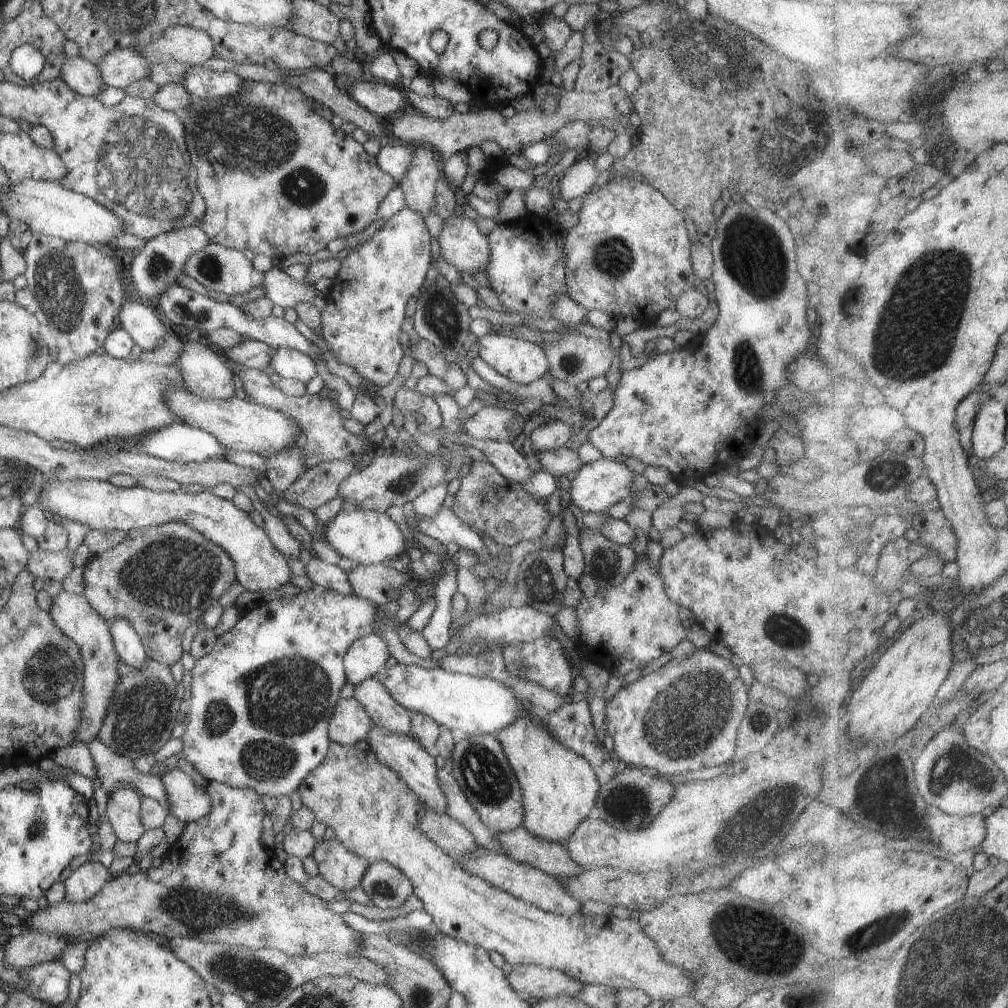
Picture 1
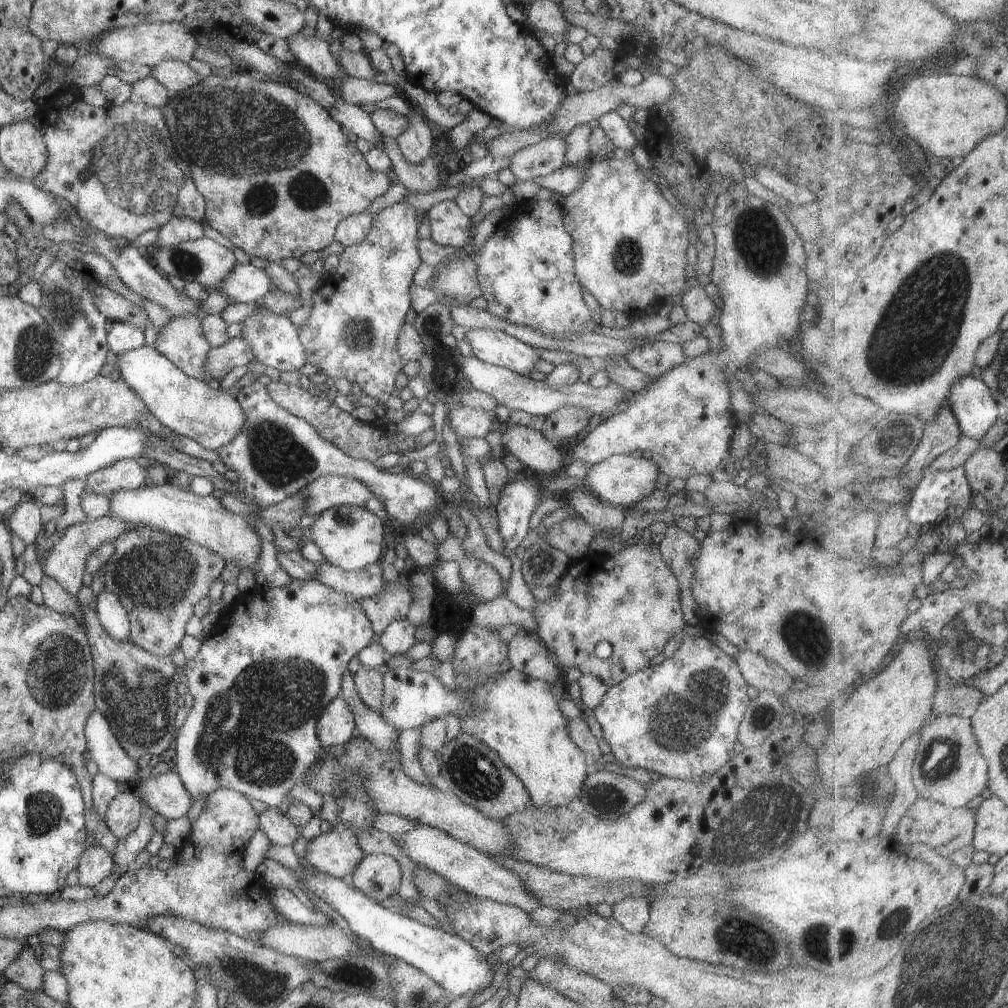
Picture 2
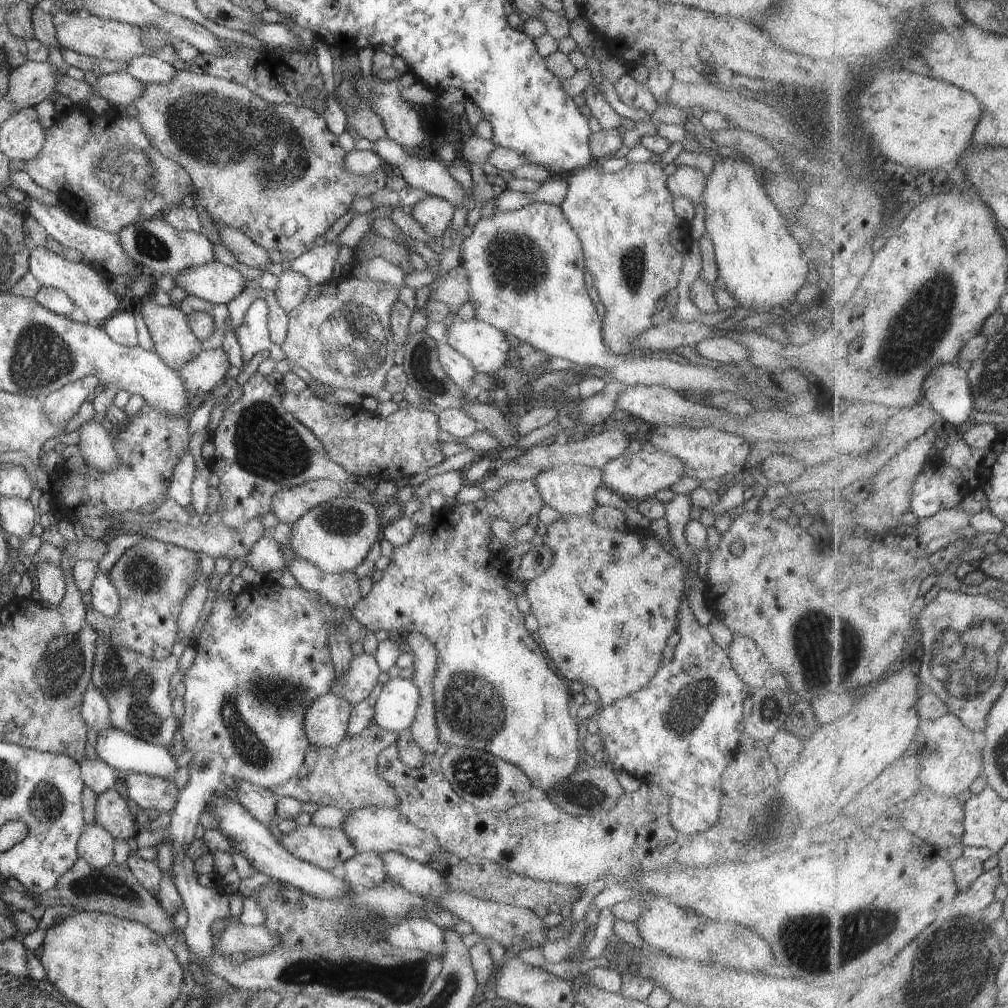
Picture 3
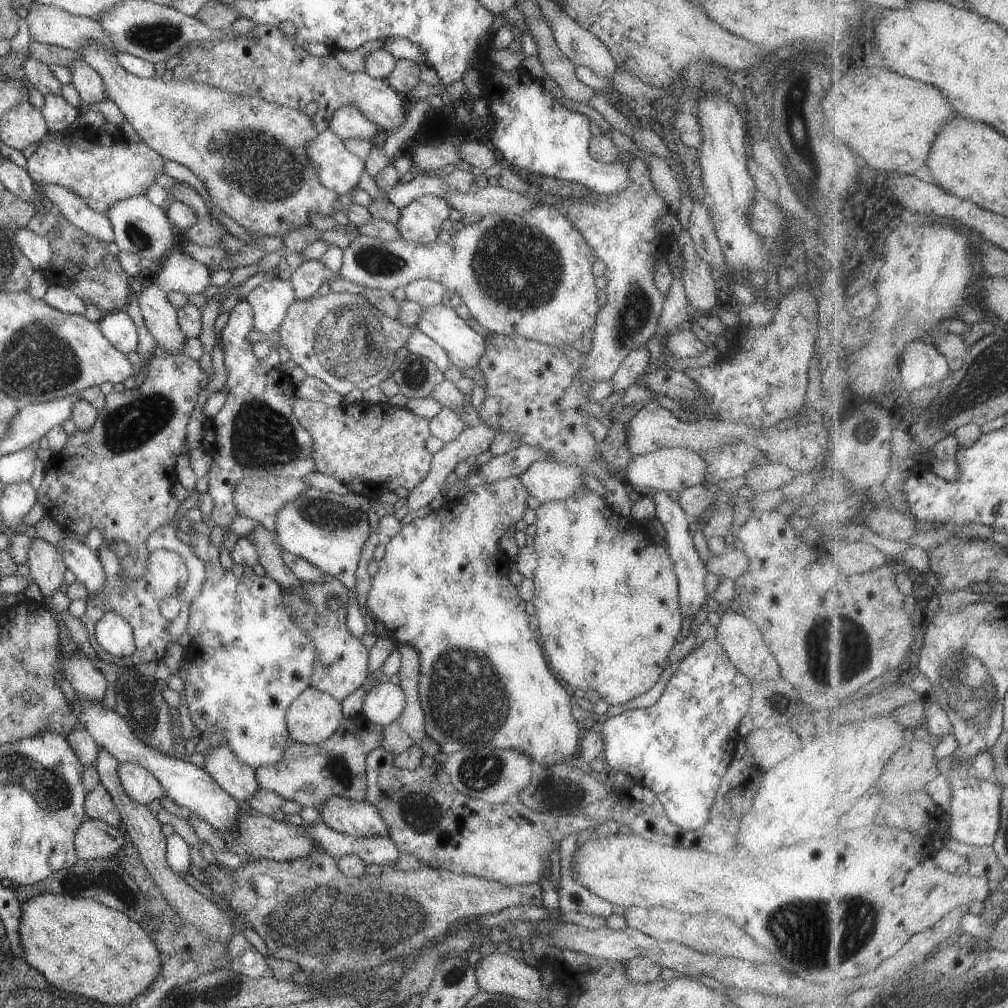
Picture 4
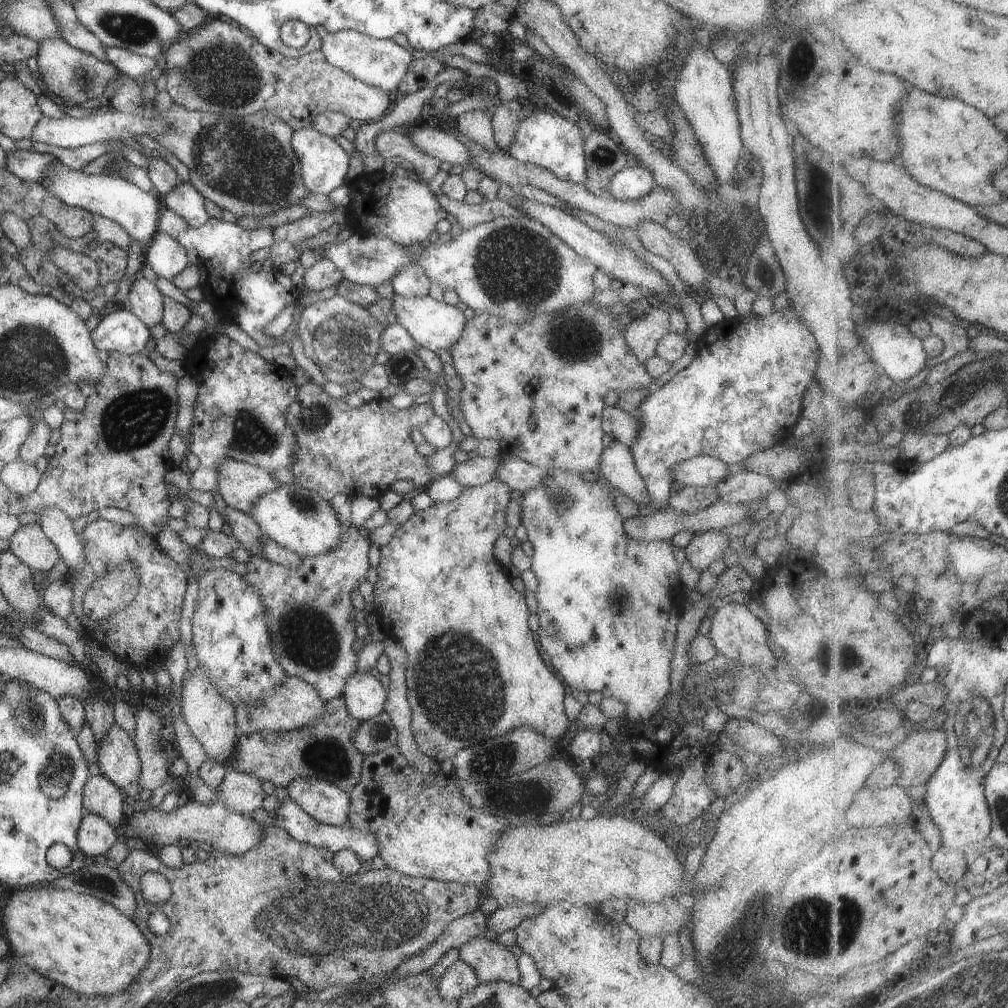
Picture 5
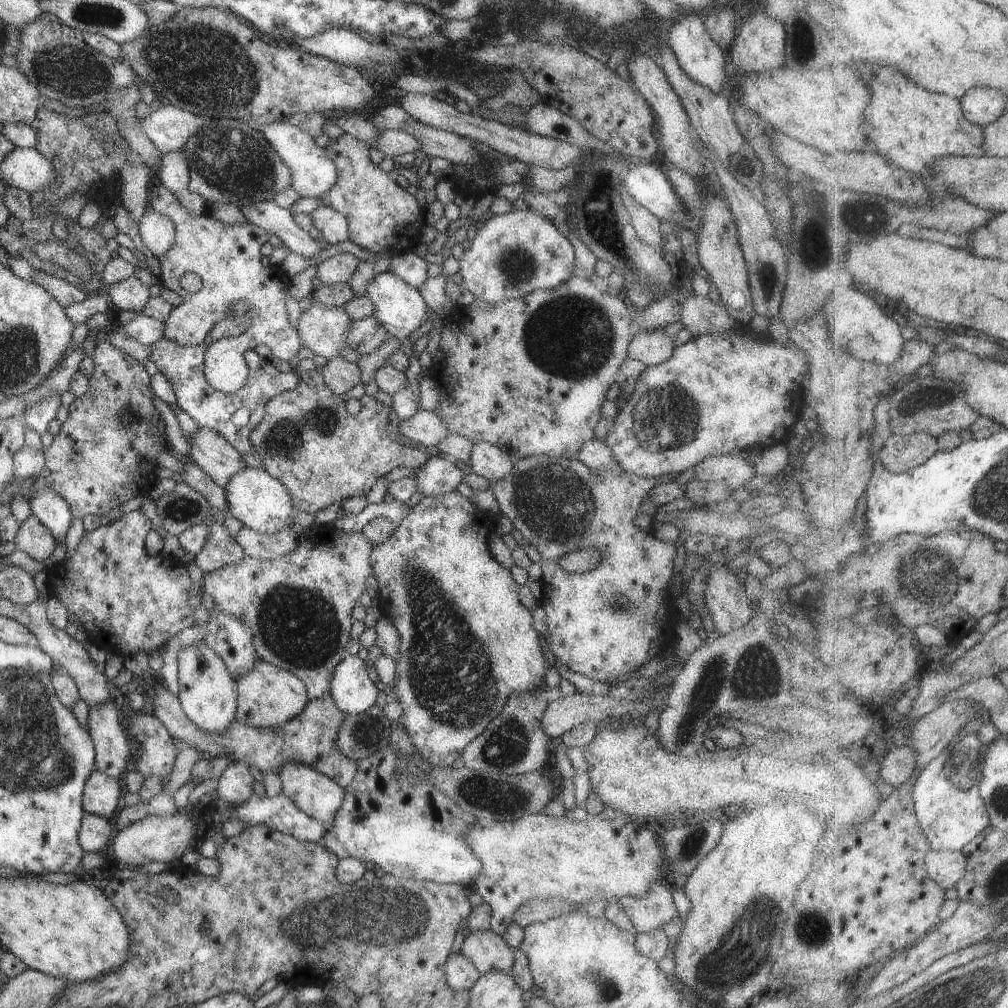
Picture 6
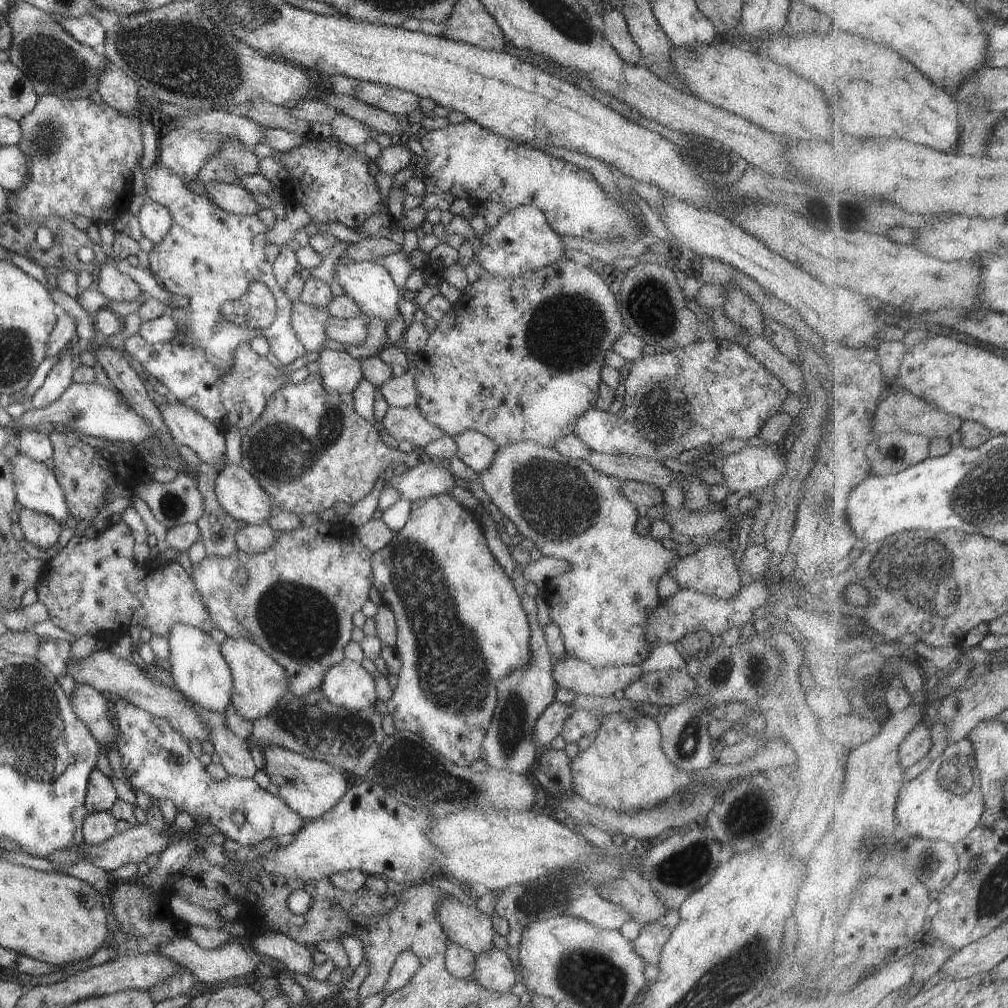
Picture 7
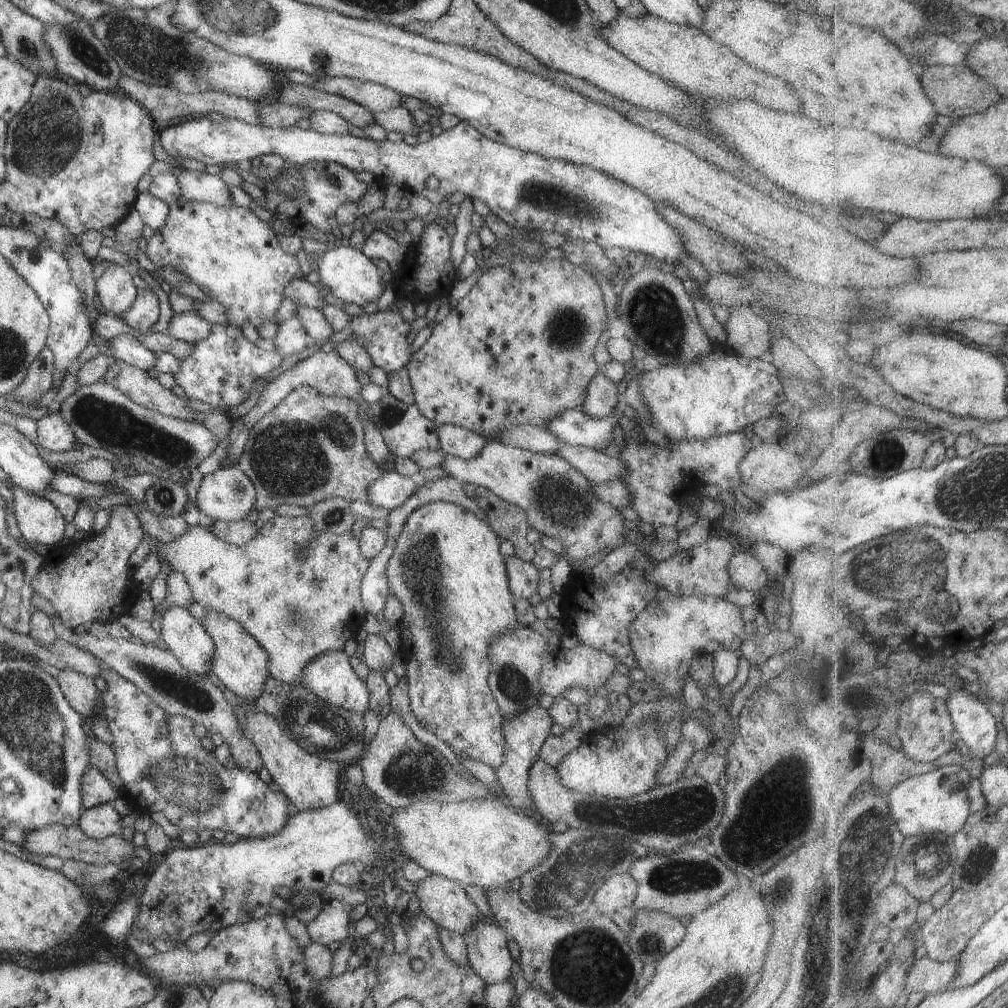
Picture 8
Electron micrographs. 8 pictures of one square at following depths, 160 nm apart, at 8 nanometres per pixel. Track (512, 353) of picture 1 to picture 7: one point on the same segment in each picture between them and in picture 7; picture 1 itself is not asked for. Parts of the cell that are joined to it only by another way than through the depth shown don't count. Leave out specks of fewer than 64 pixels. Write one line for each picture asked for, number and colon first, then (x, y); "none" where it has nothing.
2: (493, 347)
3: (484, 347)
4: (464, 346)
5: (434, 325)
6: (399, 309)
7: (369, 285)

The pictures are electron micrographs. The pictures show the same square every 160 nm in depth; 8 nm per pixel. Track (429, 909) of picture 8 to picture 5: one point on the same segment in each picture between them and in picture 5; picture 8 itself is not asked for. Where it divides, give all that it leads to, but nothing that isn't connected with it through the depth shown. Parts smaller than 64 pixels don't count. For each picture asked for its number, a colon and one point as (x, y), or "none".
5: (491, 962)
6: (487, 952)
7: (465, 926)

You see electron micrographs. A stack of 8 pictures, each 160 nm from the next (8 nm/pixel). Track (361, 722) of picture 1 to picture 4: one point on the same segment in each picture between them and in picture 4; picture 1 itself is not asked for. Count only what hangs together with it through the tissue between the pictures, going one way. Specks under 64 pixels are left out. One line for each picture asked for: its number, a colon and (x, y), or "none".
2: (334, 726)
3: (325, 723)
4: (313, 716)

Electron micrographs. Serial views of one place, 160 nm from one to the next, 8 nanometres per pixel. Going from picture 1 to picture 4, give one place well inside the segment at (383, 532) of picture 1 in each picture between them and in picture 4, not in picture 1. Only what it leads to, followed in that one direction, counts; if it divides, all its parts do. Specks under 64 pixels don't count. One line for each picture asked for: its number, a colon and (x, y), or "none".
2: (348, 537)
3: (335, 536)
4: (327, 530)

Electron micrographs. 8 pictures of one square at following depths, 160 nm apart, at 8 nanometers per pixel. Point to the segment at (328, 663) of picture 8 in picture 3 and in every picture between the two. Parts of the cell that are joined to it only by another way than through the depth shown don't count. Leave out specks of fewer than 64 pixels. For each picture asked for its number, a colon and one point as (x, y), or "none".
3: (395, 707)
4: (383, 703)
5: (364, 696)
6: (352, 692)
7: (347, 684)

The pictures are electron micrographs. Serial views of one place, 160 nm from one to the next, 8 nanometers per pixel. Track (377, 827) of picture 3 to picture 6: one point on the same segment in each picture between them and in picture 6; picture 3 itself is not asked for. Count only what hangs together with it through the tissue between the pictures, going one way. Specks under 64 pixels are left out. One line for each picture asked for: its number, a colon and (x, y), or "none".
4: (357, 819)
5: (325, 803)
6: (312, 793)

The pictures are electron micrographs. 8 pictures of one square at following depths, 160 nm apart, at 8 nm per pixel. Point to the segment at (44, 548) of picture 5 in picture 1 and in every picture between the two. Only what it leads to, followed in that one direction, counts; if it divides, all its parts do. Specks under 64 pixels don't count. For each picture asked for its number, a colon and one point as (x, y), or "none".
1: (74, 616)
2: (54, 596)
3: (50, 585)
4: (45, 565)

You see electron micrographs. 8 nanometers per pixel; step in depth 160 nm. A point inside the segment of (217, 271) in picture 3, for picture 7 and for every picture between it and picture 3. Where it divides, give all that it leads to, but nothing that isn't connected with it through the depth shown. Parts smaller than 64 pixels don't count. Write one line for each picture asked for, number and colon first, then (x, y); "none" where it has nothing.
4: (179, 273)
5: (166, 258)
6: (156, 230)
7: (154, 220)

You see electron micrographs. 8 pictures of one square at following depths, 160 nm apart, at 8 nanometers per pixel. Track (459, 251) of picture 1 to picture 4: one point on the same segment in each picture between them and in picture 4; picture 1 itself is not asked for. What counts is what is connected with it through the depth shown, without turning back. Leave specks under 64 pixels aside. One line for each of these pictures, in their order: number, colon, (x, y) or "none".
2: (448, 225)
3: (433, 214)
4: (420, 221)

